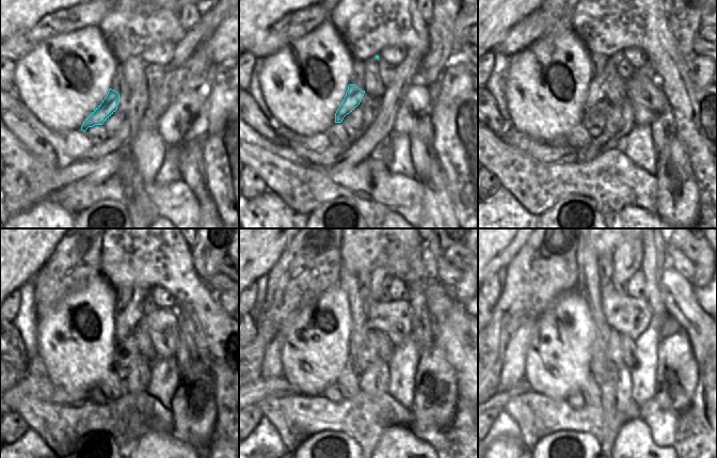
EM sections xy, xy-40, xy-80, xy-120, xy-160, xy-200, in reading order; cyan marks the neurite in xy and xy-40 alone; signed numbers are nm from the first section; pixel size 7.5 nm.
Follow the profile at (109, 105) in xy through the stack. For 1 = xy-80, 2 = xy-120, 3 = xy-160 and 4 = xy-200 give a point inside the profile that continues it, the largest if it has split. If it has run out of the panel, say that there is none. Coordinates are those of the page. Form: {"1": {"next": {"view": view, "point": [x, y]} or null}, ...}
{"1": {"next": {"view": "xy-80", "point": [595, 93]}}, "2": {"next": {"view": "xy-120", "point": [133, 313]}}, "3": {"next": {"view": "xy-160", "point": [381, 275]}}, "4": {"next": {"view": "xy-200", "point": [626, 259]}}}

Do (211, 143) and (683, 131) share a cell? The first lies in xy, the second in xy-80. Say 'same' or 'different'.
same

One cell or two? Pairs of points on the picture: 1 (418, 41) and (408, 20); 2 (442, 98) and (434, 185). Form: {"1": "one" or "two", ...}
{"1": "two", "2": "two"}

